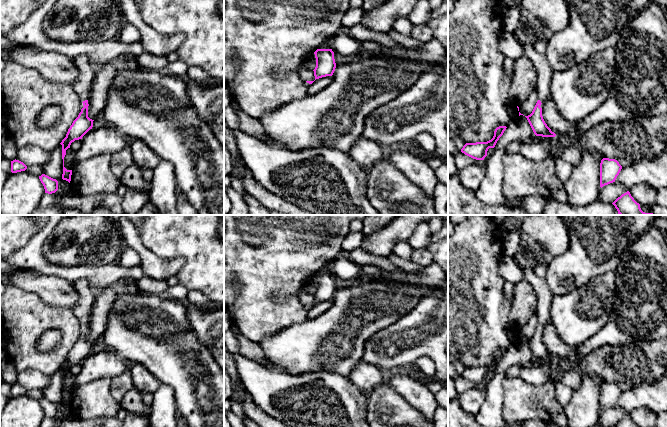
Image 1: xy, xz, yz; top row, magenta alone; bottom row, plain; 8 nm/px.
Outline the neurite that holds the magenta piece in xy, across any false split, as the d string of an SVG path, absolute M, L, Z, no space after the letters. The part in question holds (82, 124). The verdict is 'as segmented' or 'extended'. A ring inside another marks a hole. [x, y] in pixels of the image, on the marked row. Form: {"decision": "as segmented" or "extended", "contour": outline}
{"decision": "extended", "contour": "M81 53L73 58L73 61L78 69L78 78L73 84L72 90L76 92L81 101L81 112L73 121L68 129L66 137L60 143L62 145L62 159L63 159L63 174L62 179L70 183L72 170L67 170L64 167L64 157L66 150L75 140L82 139L82 137L93 127L93 121L88 117L88 97L91 90L91 84L95 78L95 74L91 68L89 57L86 53Z"}

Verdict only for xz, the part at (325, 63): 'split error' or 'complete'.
complete

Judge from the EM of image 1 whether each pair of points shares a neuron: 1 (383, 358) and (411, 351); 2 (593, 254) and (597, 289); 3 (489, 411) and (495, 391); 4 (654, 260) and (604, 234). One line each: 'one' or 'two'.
1: one
2: two
3: one
4: two

